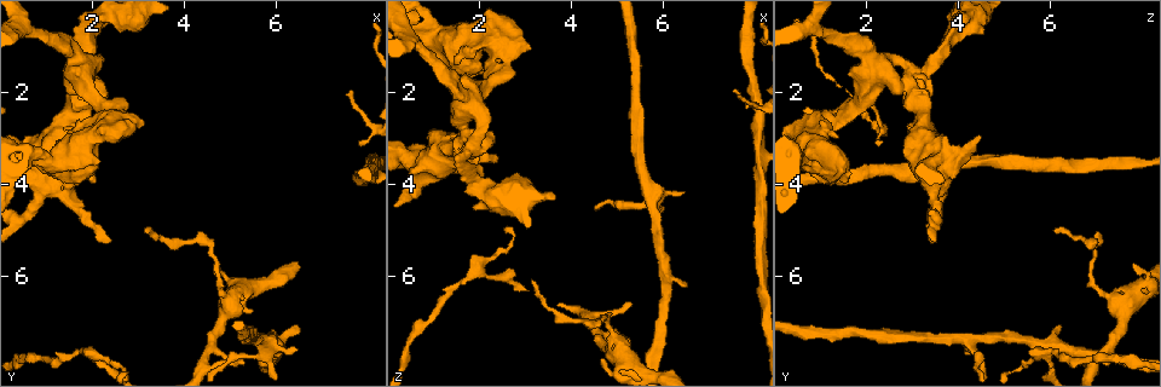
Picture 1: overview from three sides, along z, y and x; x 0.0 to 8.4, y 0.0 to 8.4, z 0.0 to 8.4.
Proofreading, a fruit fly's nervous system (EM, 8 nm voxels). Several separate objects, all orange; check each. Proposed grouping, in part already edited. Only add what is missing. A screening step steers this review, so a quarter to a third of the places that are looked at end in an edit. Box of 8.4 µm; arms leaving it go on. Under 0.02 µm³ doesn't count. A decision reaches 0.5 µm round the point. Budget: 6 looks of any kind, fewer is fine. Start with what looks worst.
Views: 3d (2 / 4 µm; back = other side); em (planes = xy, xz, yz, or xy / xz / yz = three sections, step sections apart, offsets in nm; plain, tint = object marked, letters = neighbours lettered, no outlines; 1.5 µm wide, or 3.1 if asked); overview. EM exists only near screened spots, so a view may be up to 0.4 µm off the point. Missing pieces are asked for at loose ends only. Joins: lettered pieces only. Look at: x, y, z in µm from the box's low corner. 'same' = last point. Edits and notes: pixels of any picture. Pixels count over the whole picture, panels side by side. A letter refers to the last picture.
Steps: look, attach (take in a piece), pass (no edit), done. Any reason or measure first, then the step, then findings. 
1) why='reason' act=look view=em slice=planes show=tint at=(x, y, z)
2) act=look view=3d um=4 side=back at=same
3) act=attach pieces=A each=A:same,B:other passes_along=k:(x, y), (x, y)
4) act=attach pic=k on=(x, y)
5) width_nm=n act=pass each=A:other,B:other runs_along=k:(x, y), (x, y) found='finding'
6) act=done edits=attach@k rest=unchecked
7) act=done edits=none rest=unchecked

why='branch stops here' act=look view=em slice=yz step=8 show=plain at=(2.40, 5.20, 3.50)

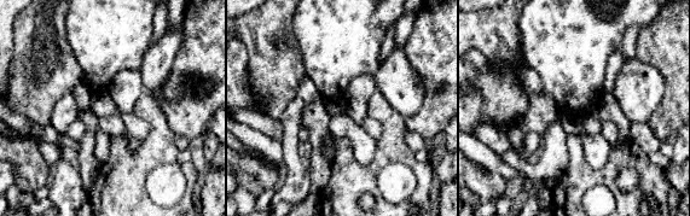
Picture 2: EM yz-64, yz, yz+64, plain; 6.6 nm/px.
act=look view=em slice=yz step=8 show=letters at=same

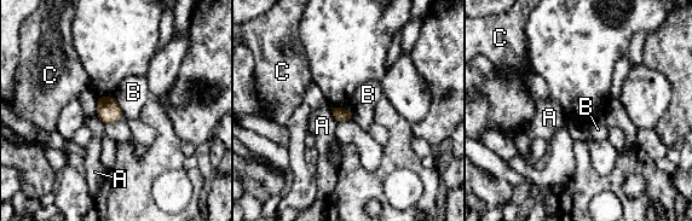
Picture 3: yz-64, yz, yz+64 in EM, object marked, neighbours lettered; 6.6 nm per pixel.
act=pass each=A:other,B:other,C:other border=3:(114, 97), (124, 117) found='none of them fits'

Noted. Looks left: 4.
why='thin end' act=look view=3d um=2 side=back at=(6.35, 7.50, 4.15)

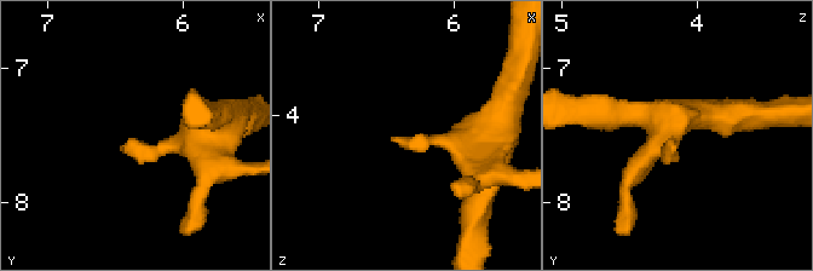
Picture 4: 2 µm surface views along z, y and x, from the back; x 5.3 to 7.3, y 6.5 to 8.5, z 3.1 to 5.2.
act=look view=em slice=planes show=tint at=(6.40, 7.56, 4.16)

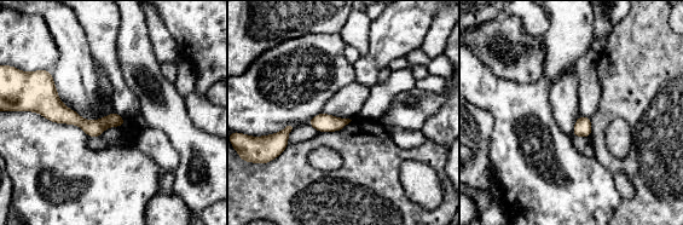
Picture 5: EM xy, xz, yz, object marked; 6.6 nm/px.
why='what lies round it' act=look view=em slice=planes show=letters at=same

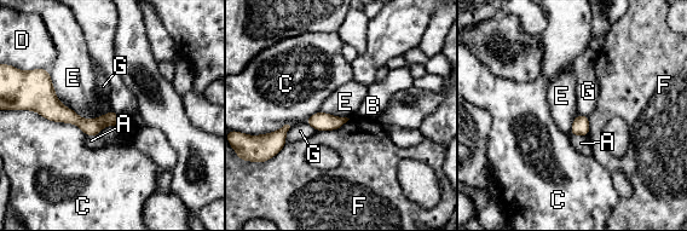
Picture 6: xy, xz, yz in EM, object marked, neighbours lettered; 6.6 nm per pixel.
width_nm=110 act=attach pieces=A each=A:same,B:other,C:other,D:other,E:other,F:other,G:other found='it goes on there'

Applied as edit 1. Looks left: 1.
act=done edits=attach@6 rest=unchecked

